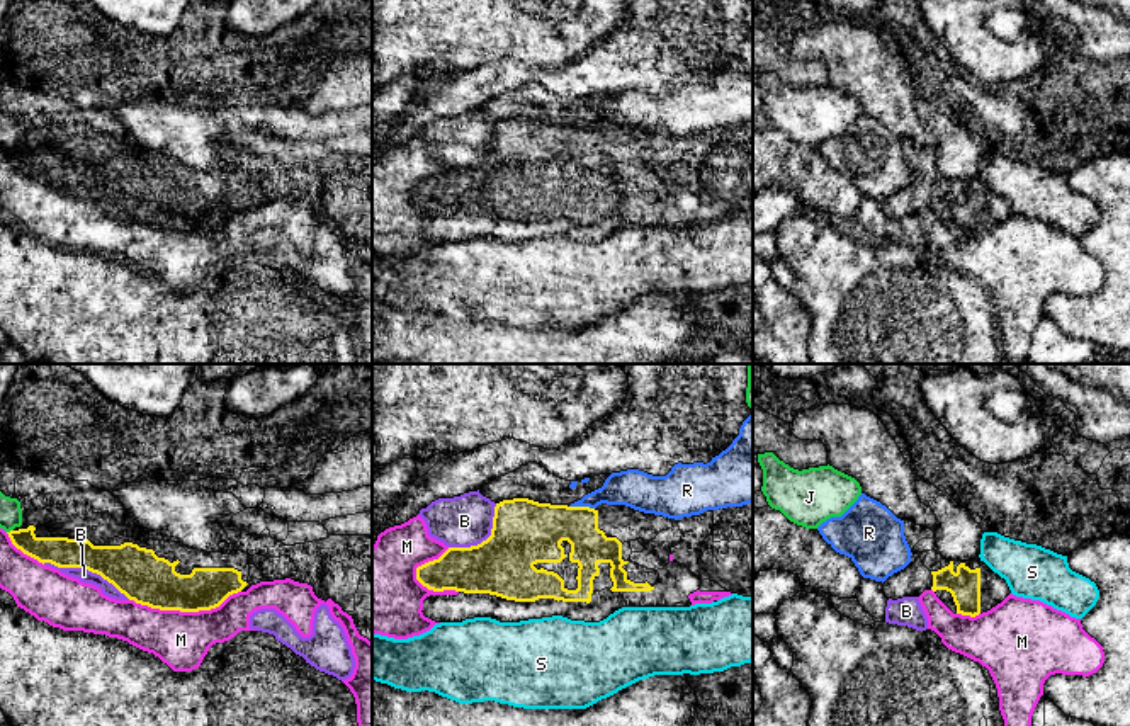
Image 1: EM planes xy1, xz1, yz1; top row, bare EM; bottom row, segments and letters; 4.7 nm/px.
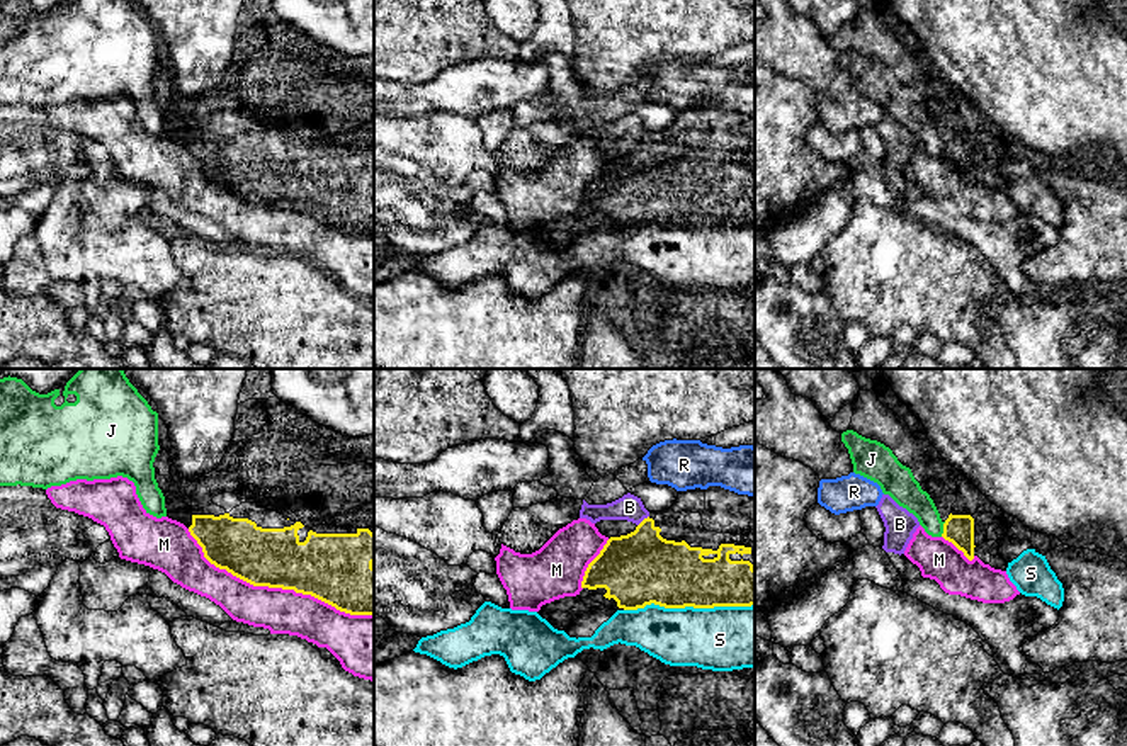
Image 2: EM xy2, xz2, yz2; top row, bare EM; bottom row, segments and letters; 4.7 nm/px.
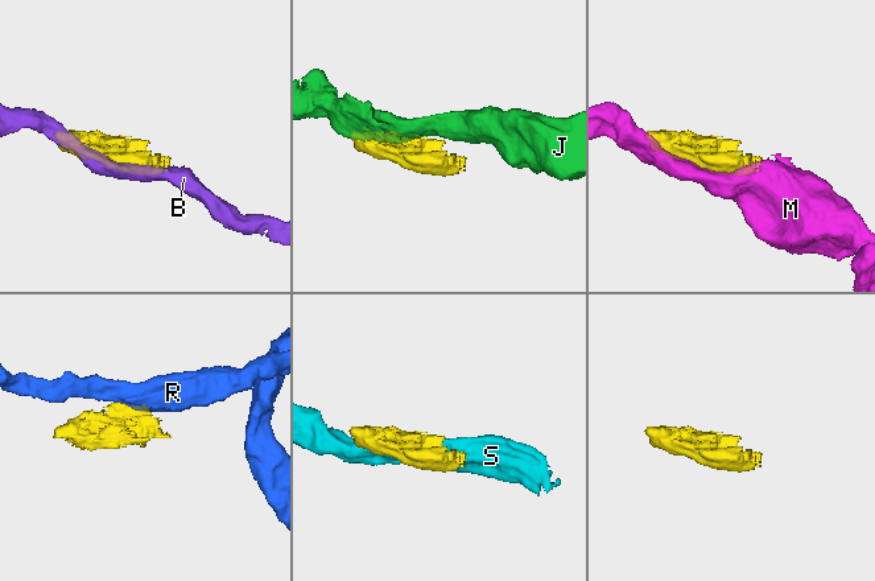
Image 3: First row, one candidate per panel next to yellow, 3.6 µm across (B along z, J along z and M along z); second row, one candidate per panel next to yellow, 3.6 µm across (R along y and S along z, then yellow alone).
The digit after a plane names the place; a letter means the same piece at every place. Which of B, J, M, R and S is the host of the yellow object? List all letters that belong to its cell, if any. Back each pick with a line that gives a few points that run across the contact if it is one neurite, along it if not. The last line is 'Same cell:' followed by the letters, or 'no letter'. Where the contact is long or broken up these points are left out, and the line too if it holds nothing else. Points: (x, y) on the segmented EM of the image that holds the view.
Same cell: no letter

